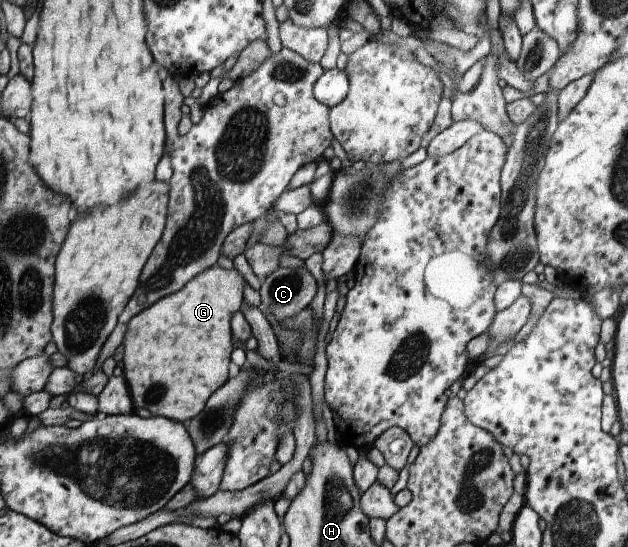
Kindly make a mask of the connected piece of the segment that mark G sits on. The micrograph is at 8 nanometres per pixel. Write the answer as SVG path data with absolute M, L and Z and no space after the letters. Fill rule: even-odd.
M215 264L198 273L180 290L161 298L131 318L123 338L124 358L122 361L124 362L123 376L128 383L135 410L143 407L143 409L149 409L153 416L165 416L166 418L182 423L187 423L203 411L209 397L229 379L229 362L231 361L231 352L234 350L231 318L234 313L237 313L241 309L242 302L244 301L243 288L245 287L245 283L245 278L243 278L243 275L236 268L225 269Z

